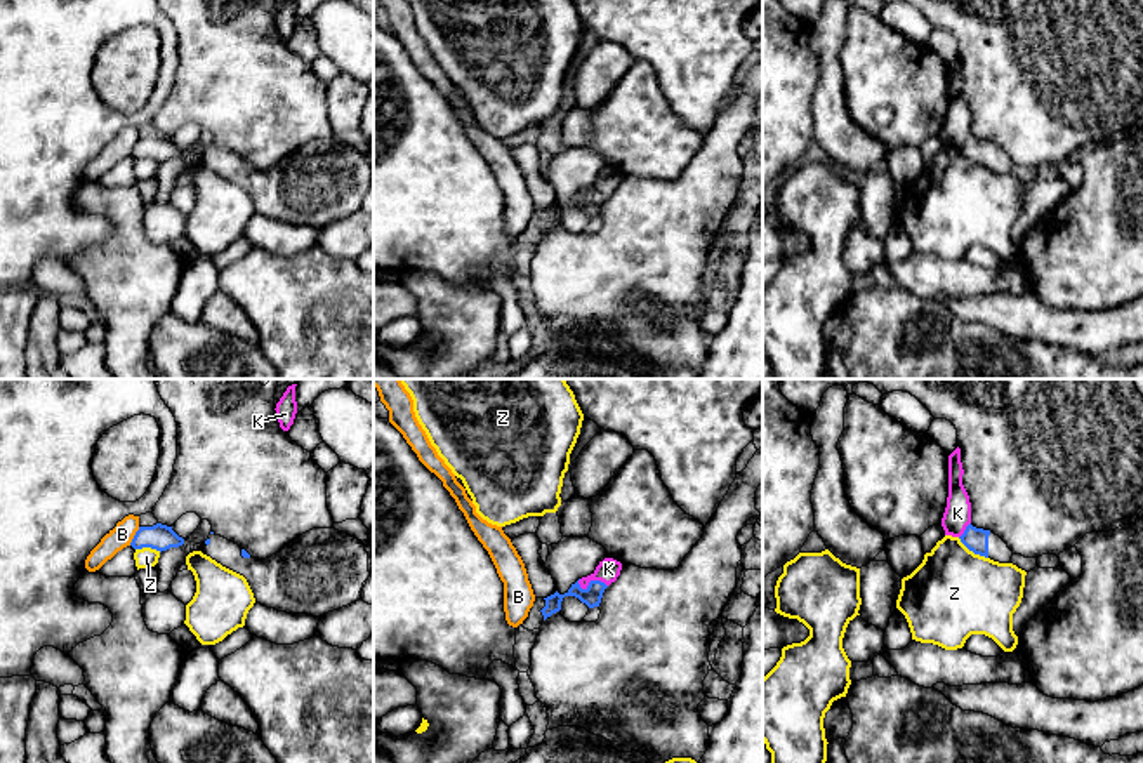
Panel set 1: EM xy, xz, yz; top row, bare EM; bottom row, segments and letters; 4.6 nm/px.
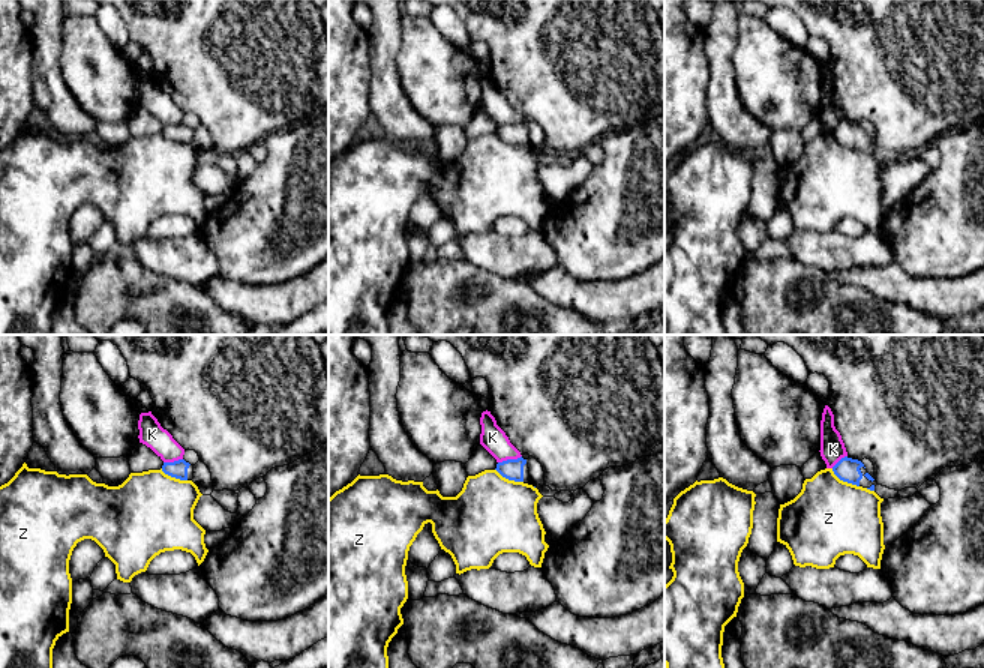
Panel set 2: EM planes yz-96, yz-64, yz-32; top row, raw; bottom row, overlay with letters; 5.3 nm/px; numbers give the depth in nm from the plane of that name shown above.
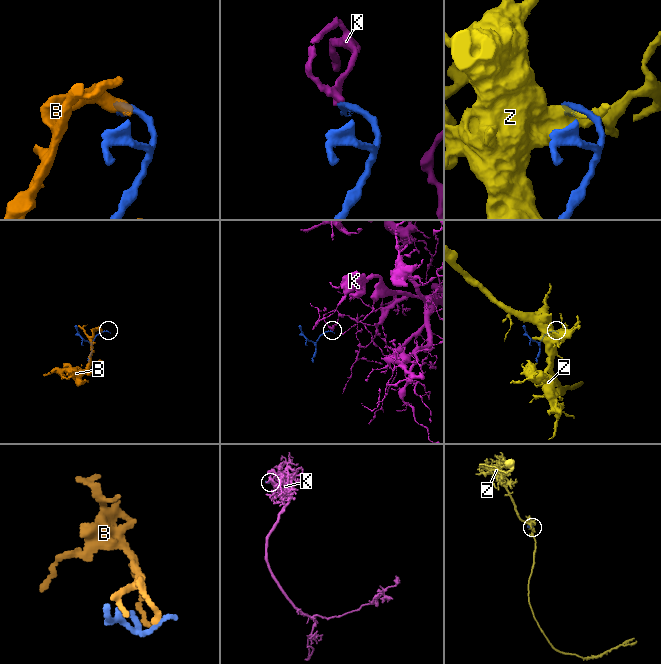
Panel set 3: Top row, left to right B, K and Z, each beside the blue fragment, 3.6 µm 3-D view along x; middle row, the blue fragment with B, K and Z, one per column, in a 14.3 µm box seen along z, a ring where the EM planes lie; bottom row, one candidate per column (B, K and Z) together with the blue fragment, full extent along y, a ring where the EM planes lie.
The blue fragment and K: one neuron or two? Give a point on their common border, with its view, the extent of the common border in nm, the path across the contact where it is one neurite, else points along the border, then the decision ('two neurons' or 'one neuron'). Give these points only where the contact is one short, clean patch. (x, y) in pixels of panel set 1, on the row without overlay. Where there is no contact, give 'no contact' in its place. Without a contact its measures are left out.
contact xz (591, 192); length 150 nm; border xz (577, 192), (582, 199), (591, 192), (601, 192), (607, 197); two neurons

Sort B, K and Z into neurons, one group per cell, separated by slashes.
B / K / Z

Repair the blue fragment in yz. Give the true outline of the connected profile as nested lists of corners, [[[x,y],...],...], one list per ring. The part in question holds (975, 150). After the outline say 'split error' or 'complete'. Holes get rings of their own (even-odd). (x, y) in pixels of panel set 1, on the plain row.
[[[969,134],[959,149],[975,165],[990,169],[999,174],[1011,172],[1013,162],[999,146],[990,141],[976,139]]]; split error

